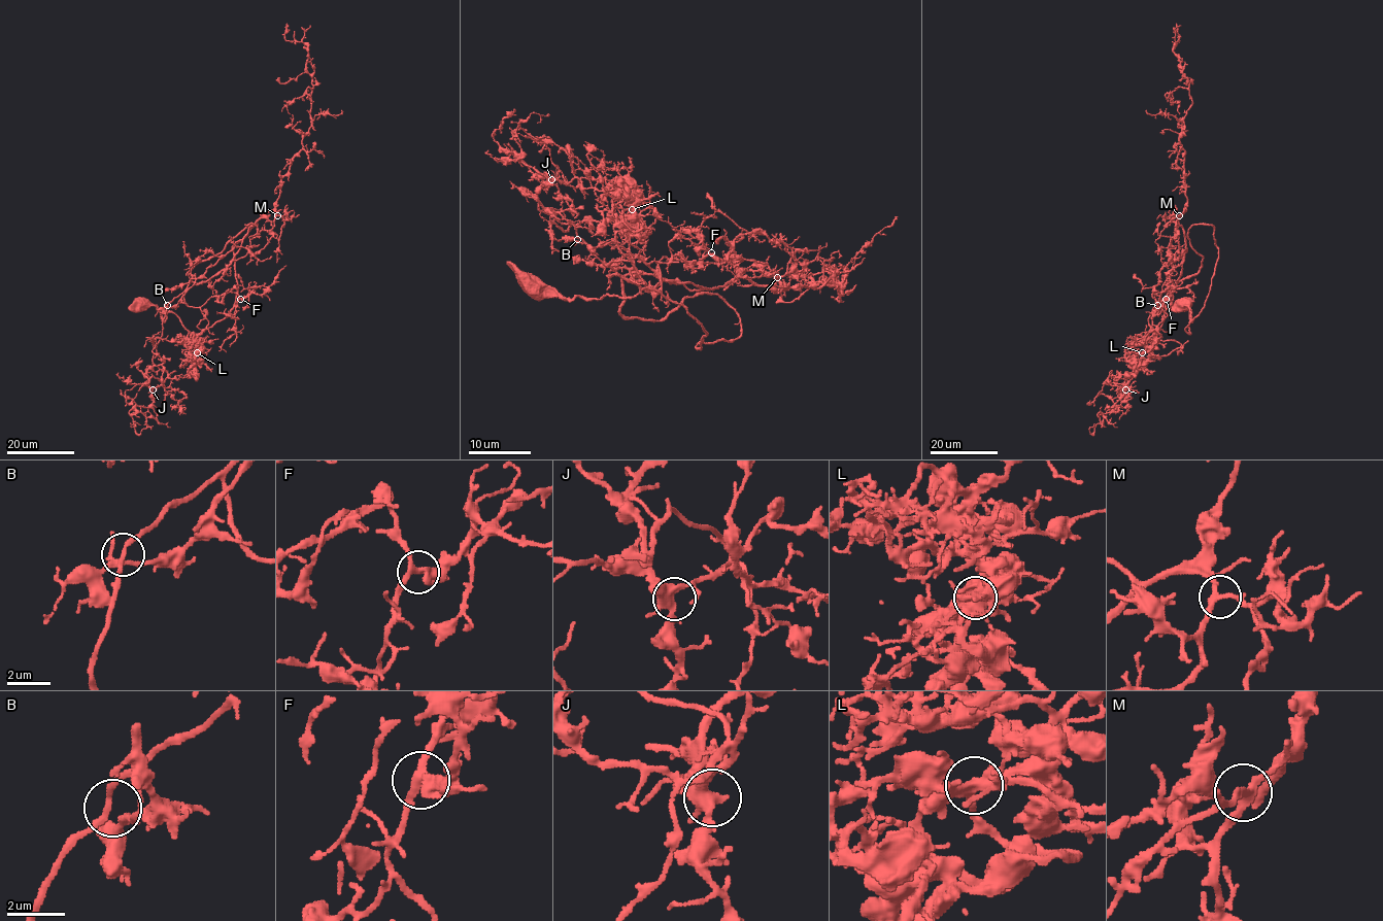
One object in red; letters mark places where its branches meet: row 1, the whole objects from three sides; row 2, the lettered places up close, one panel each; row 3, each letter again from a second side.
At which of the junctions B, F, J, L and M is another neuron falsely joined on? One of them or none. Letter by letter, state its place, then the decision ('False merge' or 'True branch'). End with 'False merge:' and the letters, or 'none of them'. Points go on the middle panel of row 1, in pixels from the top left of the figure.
B: Place: (577, 239). True branch
F: Place: (711, 252). True branch
J: Place: (551, 179). True branch
L: Place: (632, 209). False merge
M: Place: (777, 277). True branch
False merge: L

